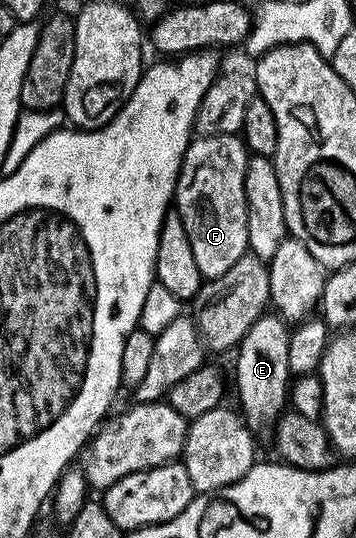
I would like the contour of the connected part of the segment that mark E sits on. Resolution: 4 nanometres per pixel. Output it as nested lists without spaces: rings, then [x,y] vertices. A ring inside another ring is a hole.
[[[263,315],[256,319],[236,349],[238,362],[234,377],[238,380],[238,401],[242,404],[241,416],[247,425],[257,427],[265,421],[277,422],[288,405],[288,386],[292,374],[288,367],[290,332],[287,322],[277,315]]]

